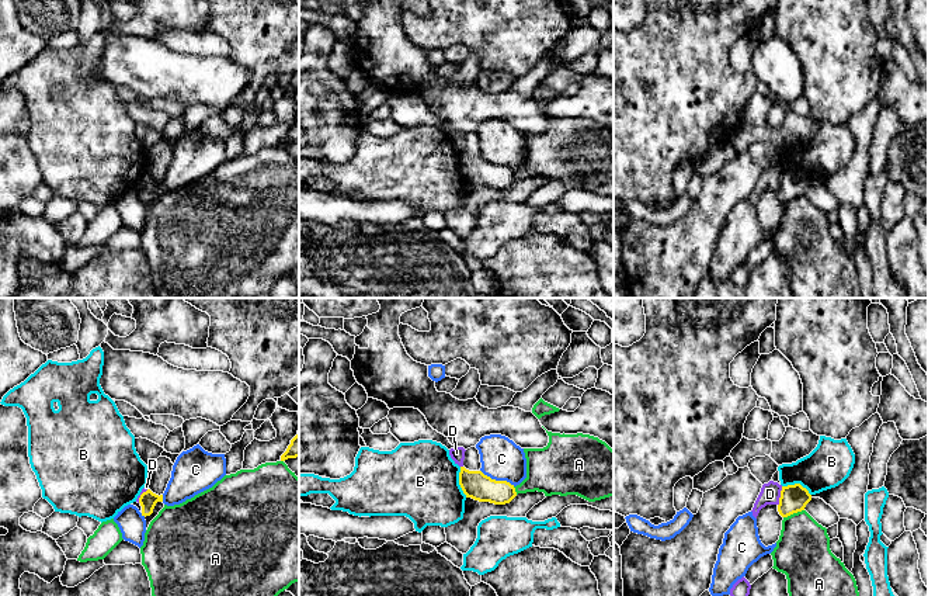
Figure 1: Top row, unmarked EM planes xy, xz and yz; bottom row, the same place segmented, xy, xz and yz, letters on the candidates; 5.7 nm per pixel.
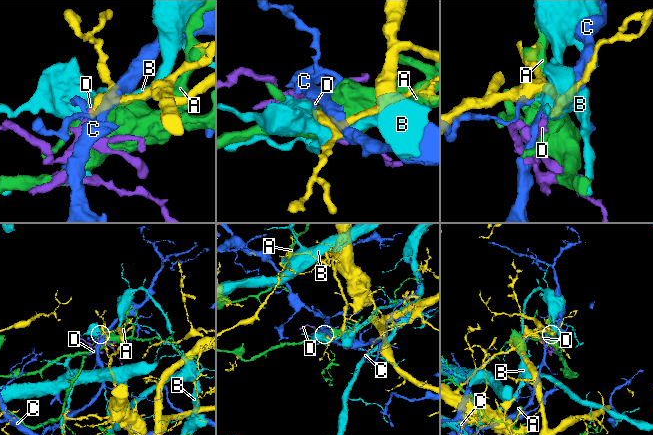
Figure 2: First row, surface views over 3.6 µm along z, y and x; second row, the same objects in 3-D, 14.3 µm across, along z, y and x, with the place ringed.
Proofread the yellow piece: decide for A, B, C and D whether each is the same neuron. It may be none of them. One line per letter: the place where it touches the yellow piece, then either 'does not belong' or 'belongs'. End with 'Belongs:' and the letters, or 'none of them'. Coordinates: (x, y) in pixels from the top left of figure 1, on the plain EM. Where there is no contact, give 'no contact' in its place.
A: meets yellow in yz at (793, 197); does not belong
B: meets yellow in xz at (459, 167); does not belong
C: meets yellow in xz at (497, 166); does not belong
D: meets yellow in yz at (781, 182); does not belong
Belongs: none of them

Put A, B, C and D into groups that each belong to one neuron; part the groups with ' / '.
A / B / C / D

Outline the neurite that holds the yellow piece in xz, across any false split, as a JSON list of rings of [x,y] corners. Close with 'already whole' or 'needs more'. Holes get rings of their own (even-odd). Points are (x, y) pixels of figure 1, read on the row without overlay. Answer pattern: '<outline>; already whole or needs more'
[[[460,152],[459,170],[466,183],[479,187],[505,190],[517,181],[515,173],[510,167],[491,164],[482,156],[469,156],[465,152]]]; already whole

